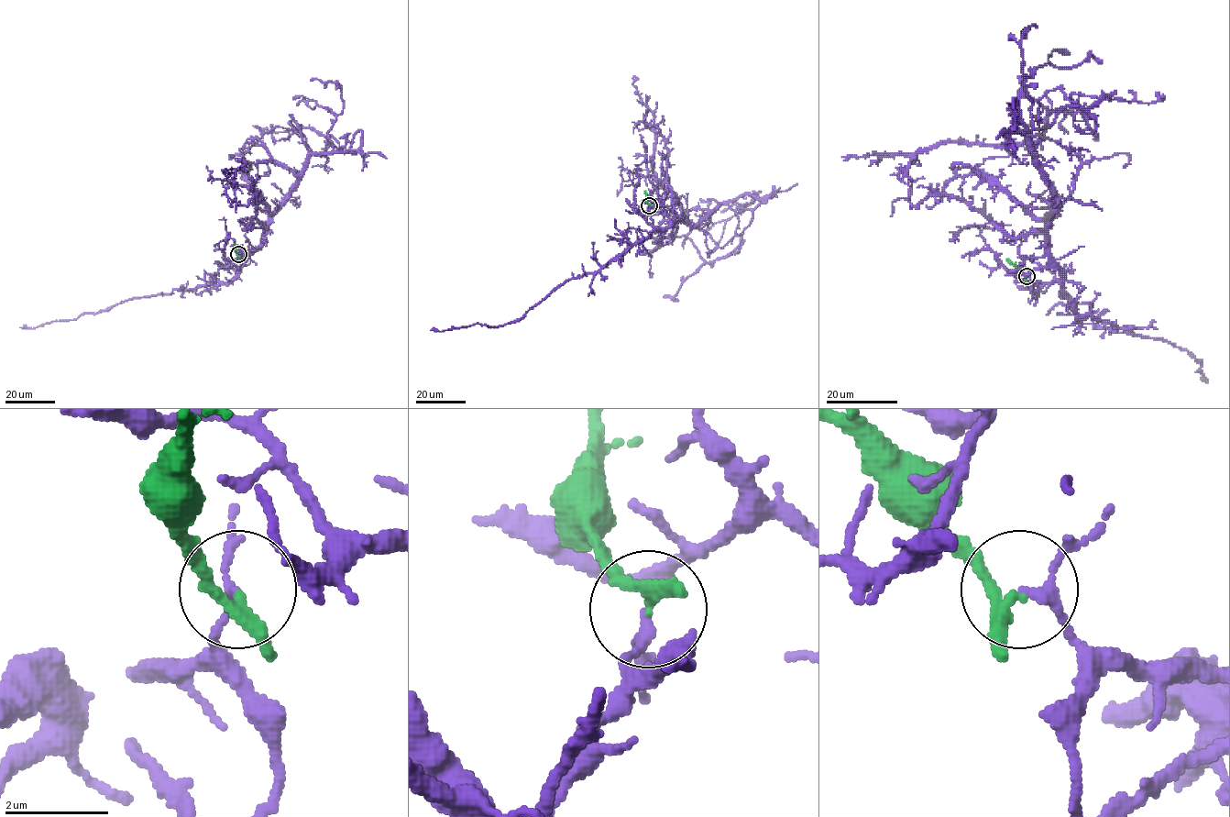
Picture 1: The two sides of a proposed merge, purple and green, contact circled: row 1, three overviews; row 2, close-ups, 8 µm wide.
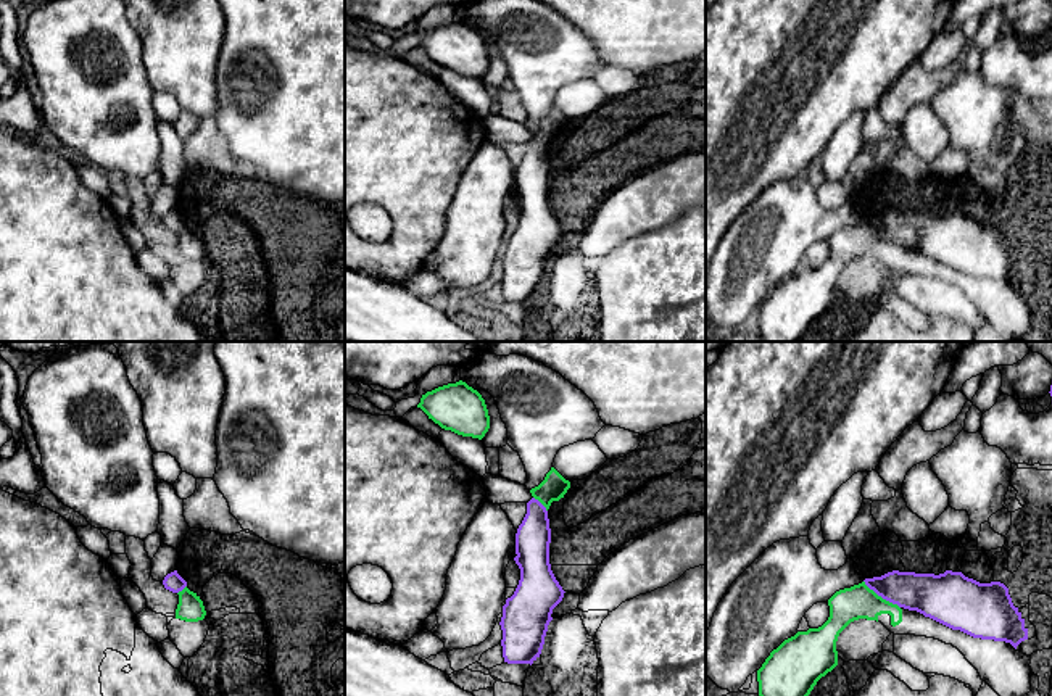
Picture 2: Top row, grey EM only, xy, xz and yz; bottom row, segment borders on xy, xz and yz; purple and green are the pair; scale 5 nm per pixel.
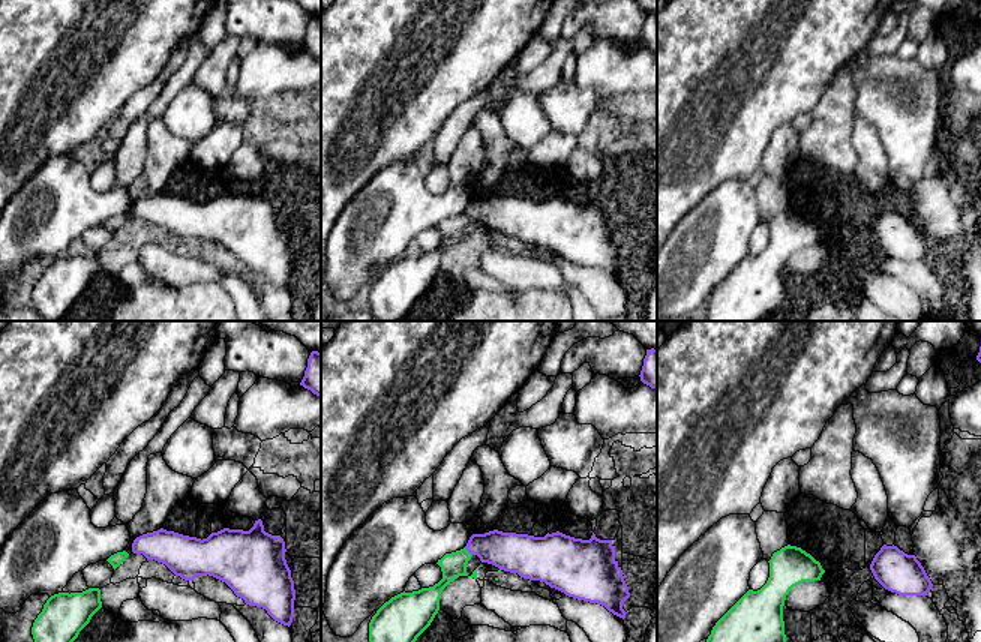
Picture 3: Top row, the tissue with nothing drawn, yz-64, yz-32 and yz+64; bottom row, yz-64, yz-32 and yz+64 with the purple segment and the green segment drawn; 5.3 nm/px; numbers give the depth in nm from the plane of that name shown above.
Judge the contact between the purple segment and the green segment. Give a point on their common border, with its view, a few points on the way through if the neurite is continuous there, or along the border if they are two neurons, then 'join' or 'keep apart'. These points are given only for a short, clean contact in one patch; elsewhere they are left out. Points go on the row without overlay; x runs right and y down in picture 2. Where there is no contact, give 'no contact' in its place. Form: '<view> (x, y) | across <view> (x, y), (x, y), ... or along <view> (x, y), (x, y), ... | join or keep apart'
yz (882, 236) | along yz (864, 219), (878, 234), (899, 247) | keep apart

